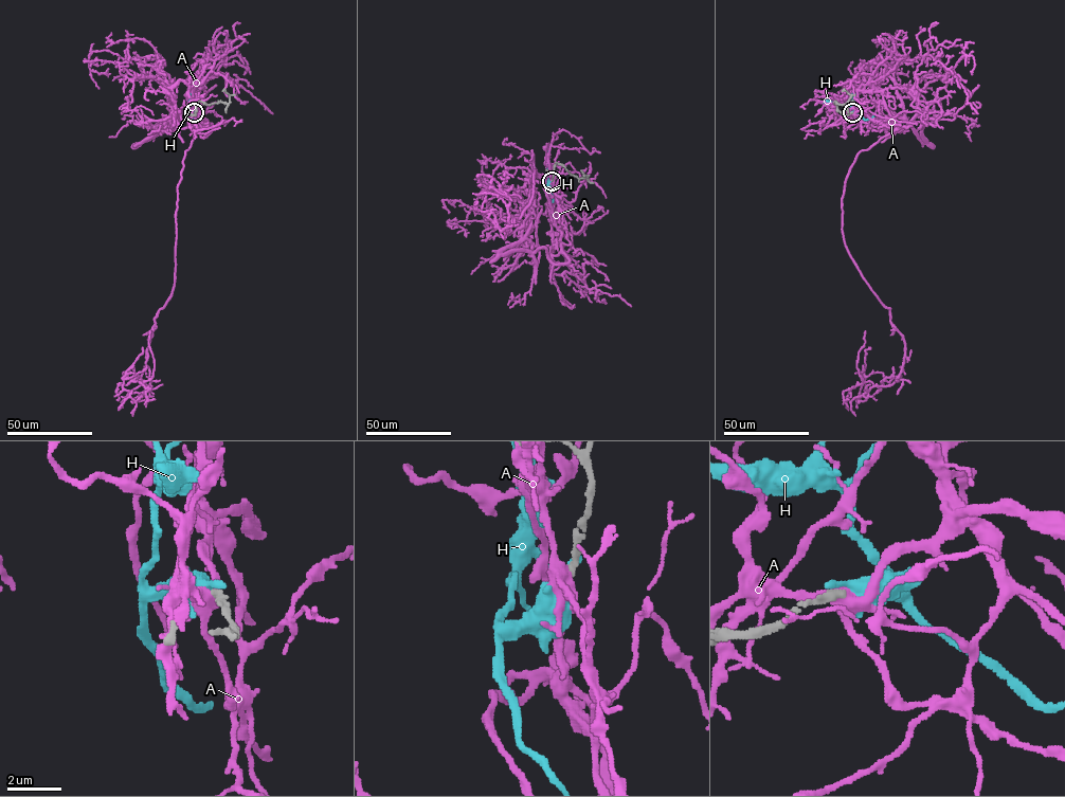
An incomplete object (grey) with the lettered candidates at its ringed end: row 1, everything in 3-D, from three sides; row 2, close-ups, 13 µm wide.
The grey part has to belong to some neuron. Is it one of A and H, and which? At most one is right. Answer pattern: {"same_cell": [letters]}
{"same_cell": []}

